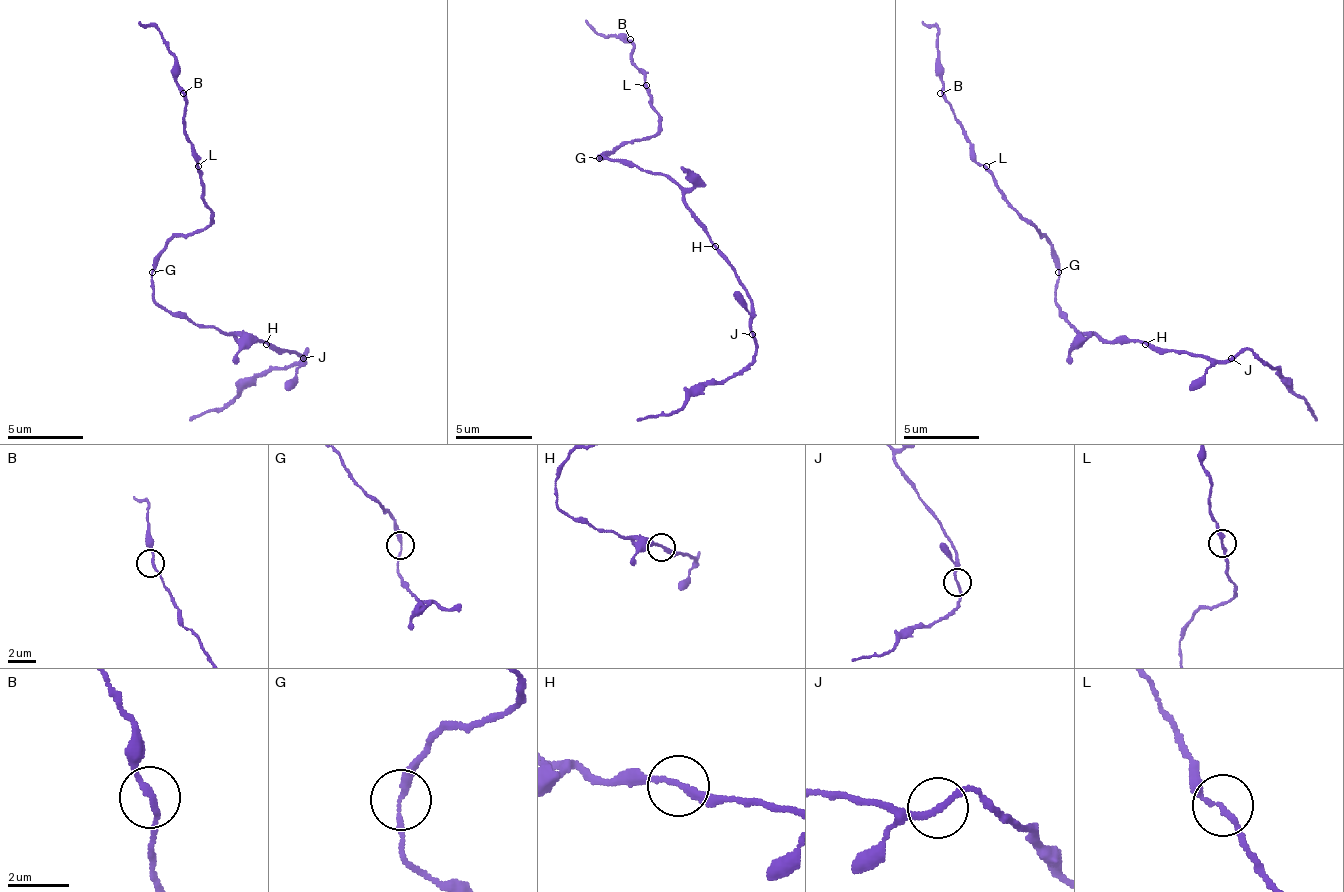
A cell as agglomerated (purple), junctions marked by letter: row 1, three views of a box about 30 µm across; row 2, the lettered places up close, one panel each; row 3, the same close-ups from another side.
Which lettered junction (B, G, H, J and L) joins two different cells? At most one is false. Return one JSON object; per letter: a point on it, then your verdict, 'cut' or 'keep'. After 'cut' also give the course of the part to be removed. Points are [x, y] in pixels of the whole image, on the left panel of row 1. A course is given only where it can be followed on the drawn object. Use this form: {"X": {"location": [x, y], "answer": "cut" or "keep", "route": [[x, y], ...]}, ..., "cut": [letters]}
{"B": {"location": [183, 93], "answer": "keep"}, "G": {"location": [152, 272], "answer": "keep"}, "H": {"location": [266, 344], "answer": "keep"}, "J": {"location": [303, 358], "answer": "cut", "route": [[304, 359], [308, 348], [296, 363], [259, 374], [221, 408], [190, 420]]}, "L": {"location": [198, 166], "answer": "keep"}, "cut": ["J"]}

